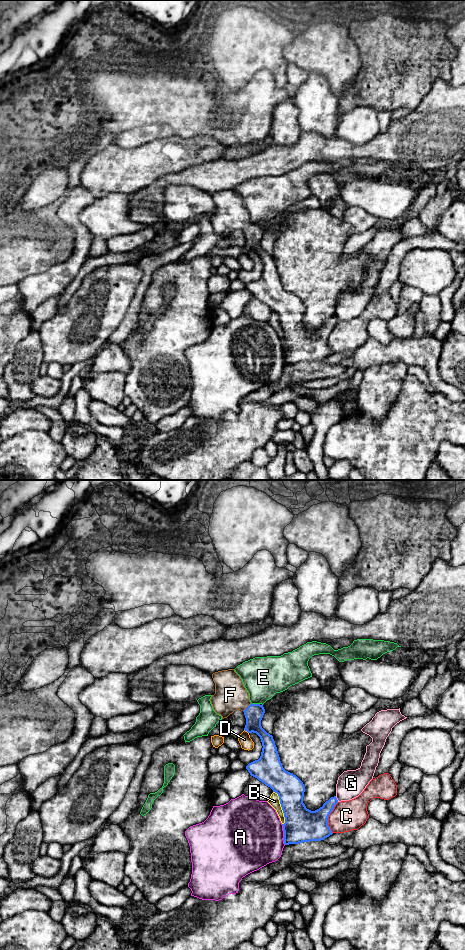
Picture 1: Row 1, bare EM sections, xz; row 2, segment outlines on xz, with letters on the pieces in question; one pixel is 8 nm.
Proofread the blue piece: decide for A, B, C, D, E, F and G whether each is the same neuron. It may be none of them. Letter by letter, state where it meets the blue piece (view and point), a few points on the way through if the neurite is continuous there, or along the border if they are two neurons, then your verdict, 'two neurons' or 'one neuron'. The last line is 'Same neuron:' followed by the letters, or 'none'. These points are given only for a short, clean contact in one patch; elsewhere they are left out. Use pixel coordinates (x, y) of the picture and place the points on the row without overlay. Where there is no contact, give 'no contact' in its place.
A: meets blue in xz at (284, 354); two neurons
B: meets blue in xz at (281, 326); two neurons
C: meets blue in xz at (327, 338); two neurons
D: meets blue in xz at (246, 250); two neurons
E: meets blue in xz at (255, 224); border along xz (251, 222), (259, 224); two neurons
F: meets blue in xz at (247, 227); runs through xz (253, 233), (247, 227), (236, 217), (230, 215); one neuron
G: meets blue in xz at (336, 319); border along xz (335, 316), (338, 321); two neurons
Same neuron: F

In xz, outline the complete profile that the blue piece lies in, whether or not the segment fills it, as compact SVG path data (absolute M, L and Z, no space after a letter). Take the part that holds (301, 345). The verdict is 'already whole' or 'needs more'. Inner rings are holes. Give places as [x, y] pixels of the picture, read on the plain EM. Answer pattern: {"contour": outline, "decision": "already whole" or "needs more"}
{"contour": "M234 189L222 190L212 194L215 203L215 214L212 215L210 221L214 231L227 238L236 230L244 232L246 245L244 250L248 253L256 253L262 262L262 272L258 280L249 283L246 289L251 296L270 307L273 312L279 316L280 324L284 333L285 343L283 345L284 364L299 364L302 362L321 361L332 355L332 351L328 346L328 337L338 323L336 316L331 317L322 327L315 331L306 328L303 323L305 306L303 302L293 293L286 291L280 281L280 277L275 265L273 256L267 253L261 246L261 240L265 233L263 225L252 224L249 220L249 213L243 205L242 199Z", "decision": "needs more"}

